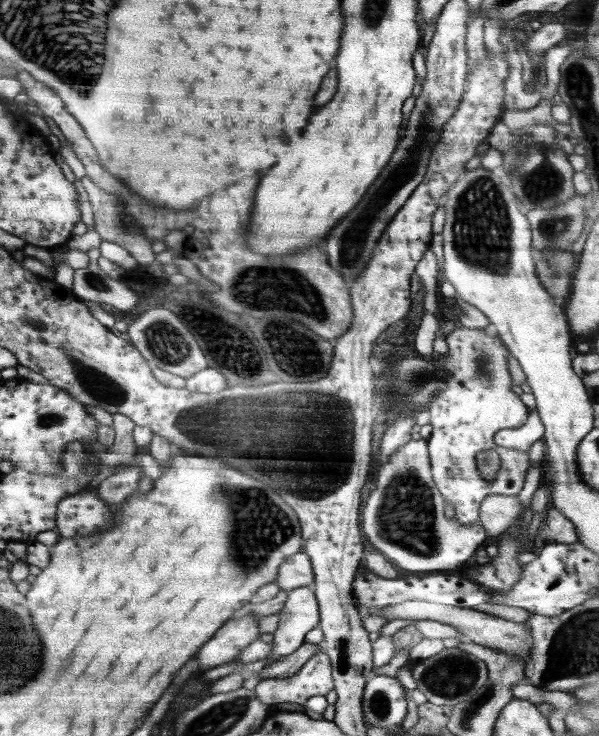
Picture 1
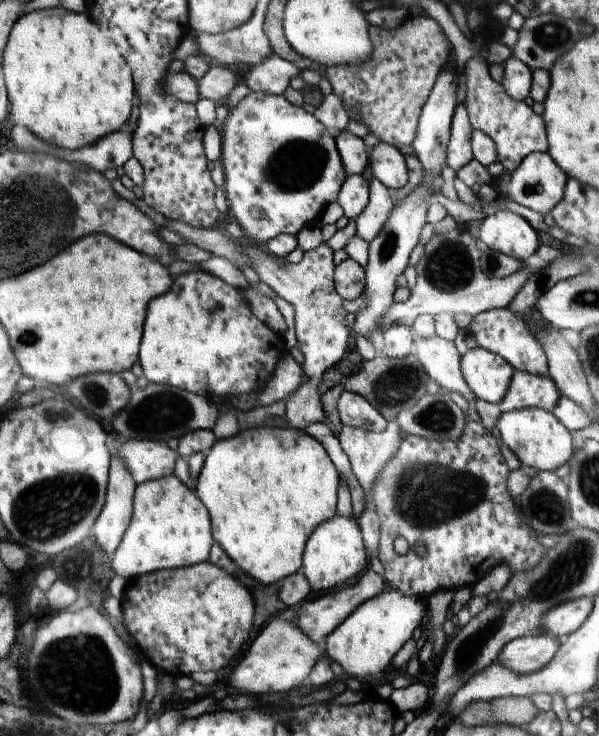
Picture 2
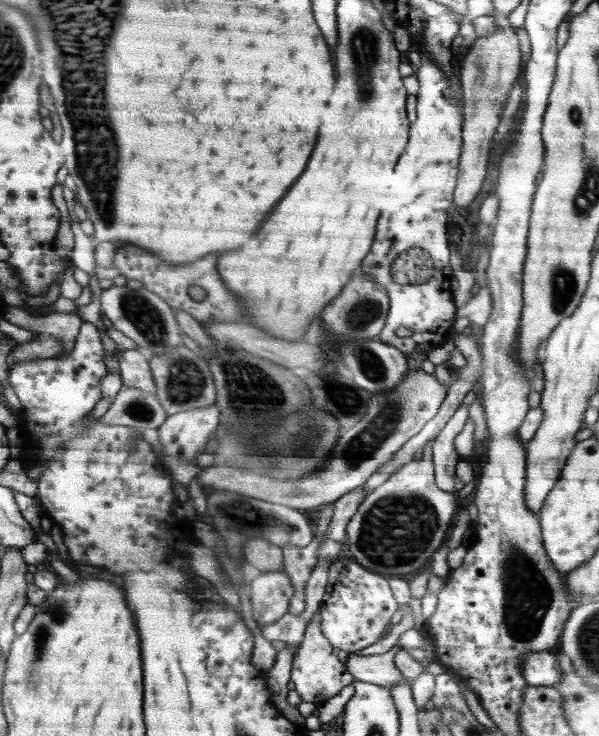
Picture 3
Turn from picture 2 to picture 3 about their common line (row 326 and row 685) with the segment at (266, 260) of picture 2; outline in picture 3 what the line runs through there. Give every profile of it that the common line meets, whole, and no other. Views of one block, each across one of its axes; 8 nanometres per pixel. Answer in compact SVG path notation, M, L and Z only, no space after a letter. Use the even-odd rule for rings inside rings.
M316 612L306 625L303 639L294 653L290 680L296 685L294 688L304 702L323 704L340 693L342 688L353 684L355 678L346 670L342 654L323 635L319 620L321 614Z

